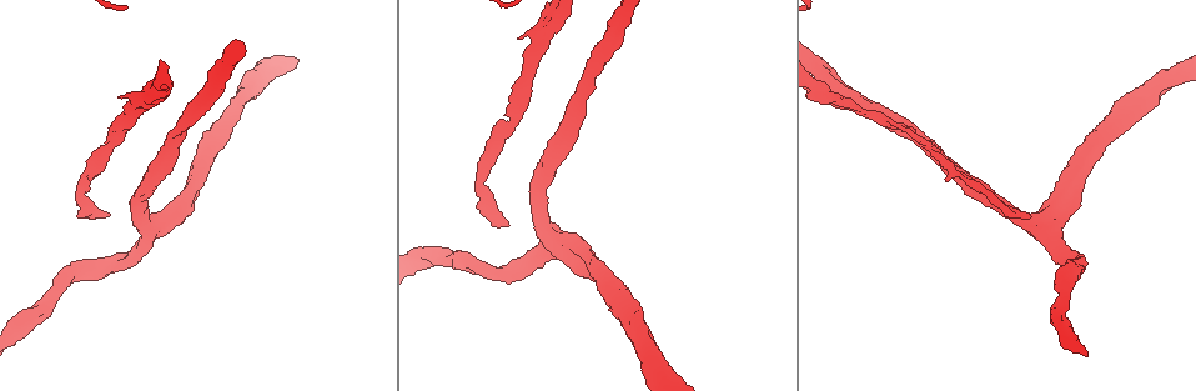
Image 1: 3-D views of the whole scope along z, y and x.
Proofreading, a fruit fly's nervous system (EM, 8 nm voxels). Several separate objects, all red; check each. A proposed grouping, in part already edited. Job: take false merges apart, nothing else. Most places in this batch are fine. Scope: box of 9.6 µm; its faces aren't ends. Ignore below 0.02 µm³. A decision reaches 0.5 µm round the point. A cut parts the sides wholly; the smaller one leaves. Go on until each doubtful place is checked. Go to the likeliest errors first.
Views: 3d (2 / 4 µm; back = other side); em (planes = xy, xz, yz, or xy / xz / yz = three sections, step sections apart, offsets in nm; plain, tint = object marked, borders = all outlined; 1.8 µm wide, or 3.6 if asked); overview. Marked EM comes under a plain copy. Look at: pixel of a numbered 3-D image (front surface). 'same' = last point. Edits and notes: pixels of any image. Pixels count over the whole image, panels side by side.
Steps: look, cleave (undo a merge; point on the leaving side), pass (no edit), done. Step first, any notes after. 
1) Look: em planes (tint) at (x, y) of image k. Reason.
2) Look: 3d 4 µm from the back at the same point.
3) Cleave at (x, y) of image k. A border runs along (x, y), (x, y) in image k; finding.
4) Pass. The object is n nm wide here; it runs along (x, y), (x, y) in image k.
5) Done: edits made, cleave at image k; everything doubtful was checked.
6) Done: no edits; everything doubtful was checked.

Look: 3d 4 µm at (141, 103) of image 1. Calibre changes.

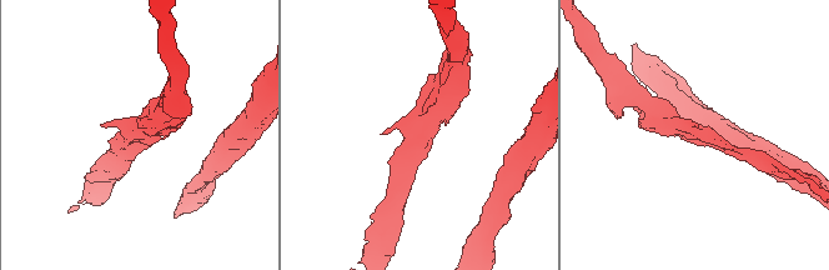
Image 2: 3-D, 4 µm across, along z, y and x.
Look: em 3.6 µm planes (tint) at (134, 132) of image 2. Need the tissue.

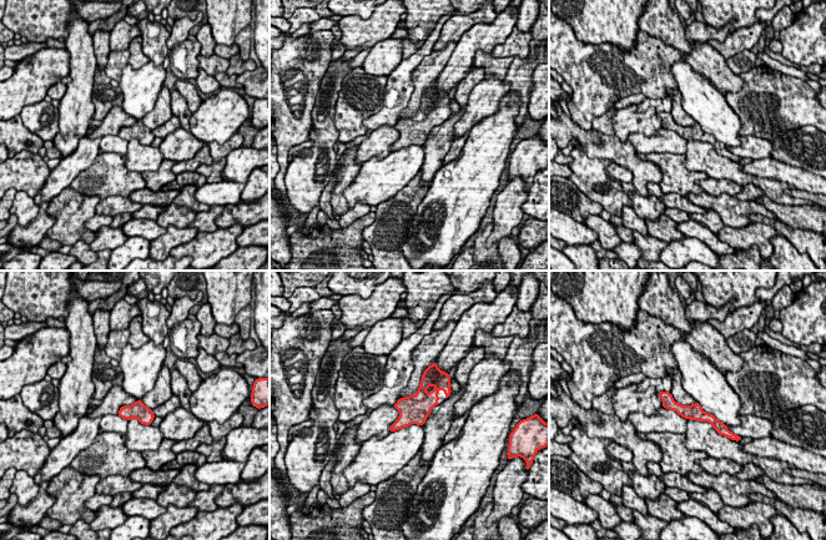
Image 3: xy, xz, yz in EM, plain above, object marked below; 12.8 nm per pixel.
Pass. It runs along (663, 394), (720, 427) in image 3; one neuron here.

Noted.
Look: em planes (tint) at (592, 262) of image 1. Branch point.

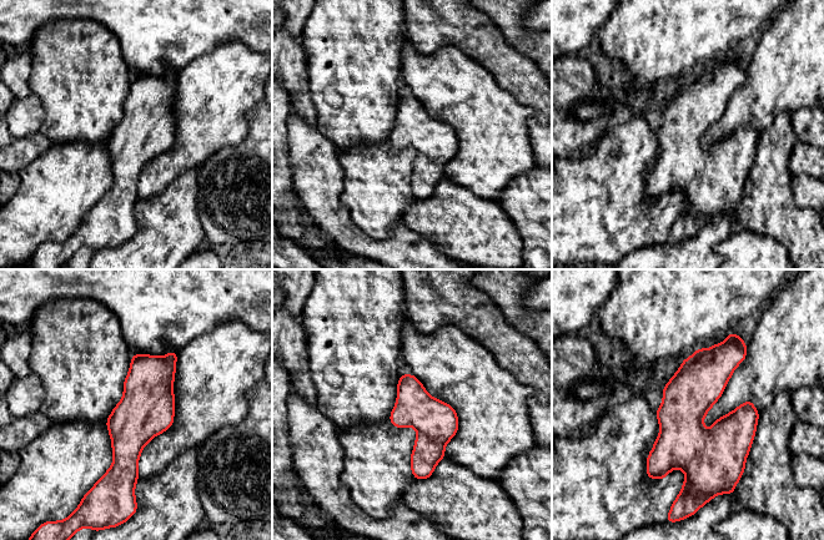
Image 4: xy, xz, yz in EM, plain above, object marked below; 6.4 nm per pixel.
Pass. One neuron here.

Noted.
Look: em xy step 4 (tint) at (160, 225) of image 1. Arms part here.

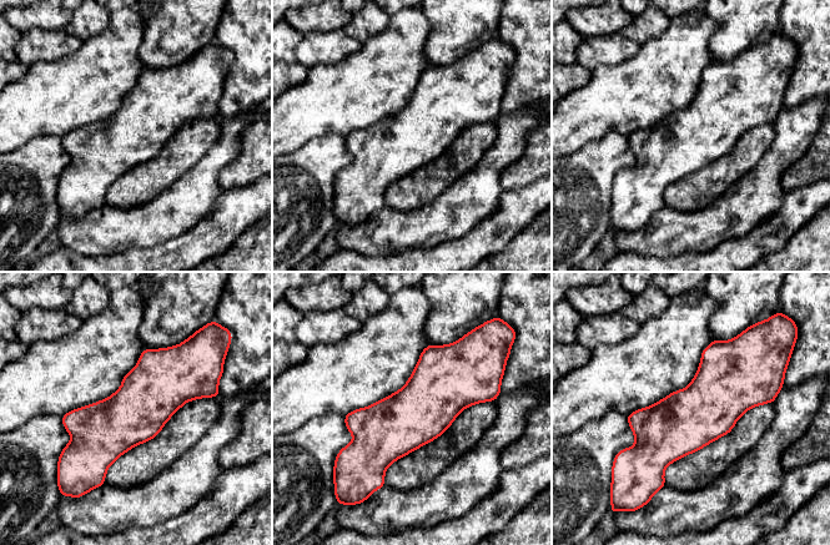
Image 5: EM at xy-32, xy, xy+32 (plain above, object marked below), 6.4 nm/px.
Look: em planes (borders) at the same point. Cut it another way.

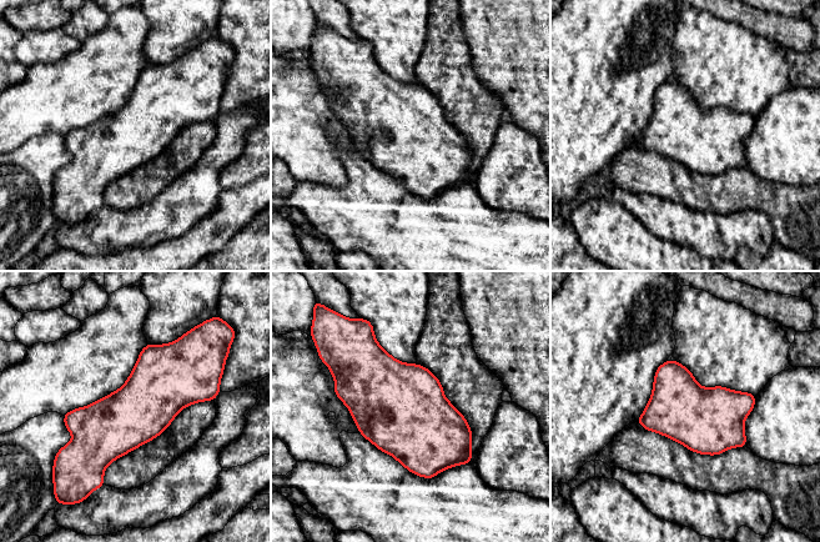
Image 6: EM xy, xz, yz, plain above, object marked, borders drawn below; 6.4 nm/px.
Pass. One neuron here.

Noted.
Done: no edits; everything doubtful was checked.

